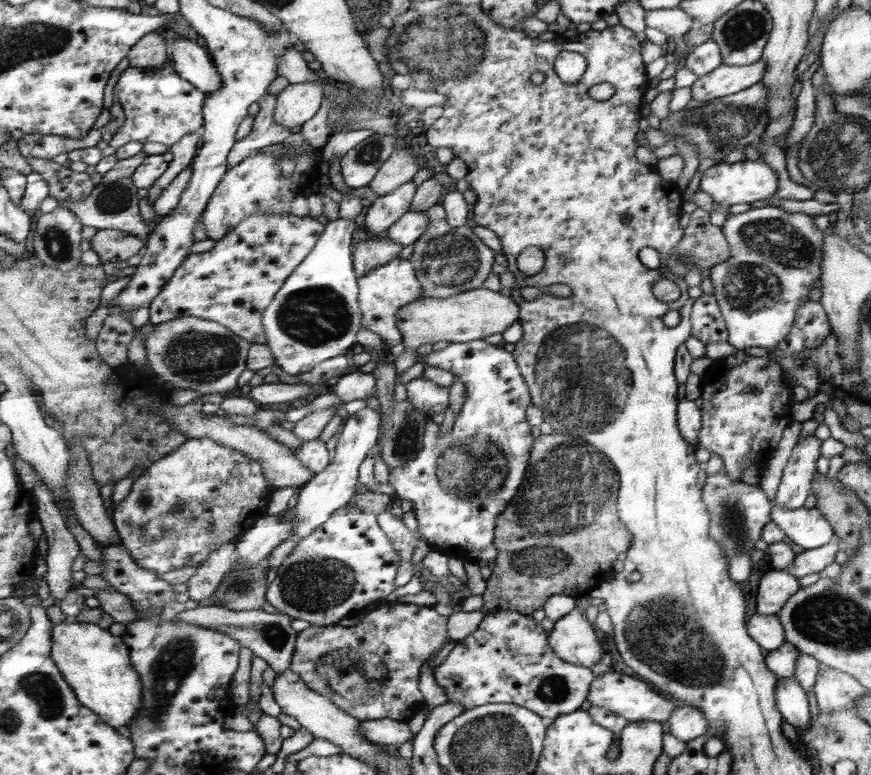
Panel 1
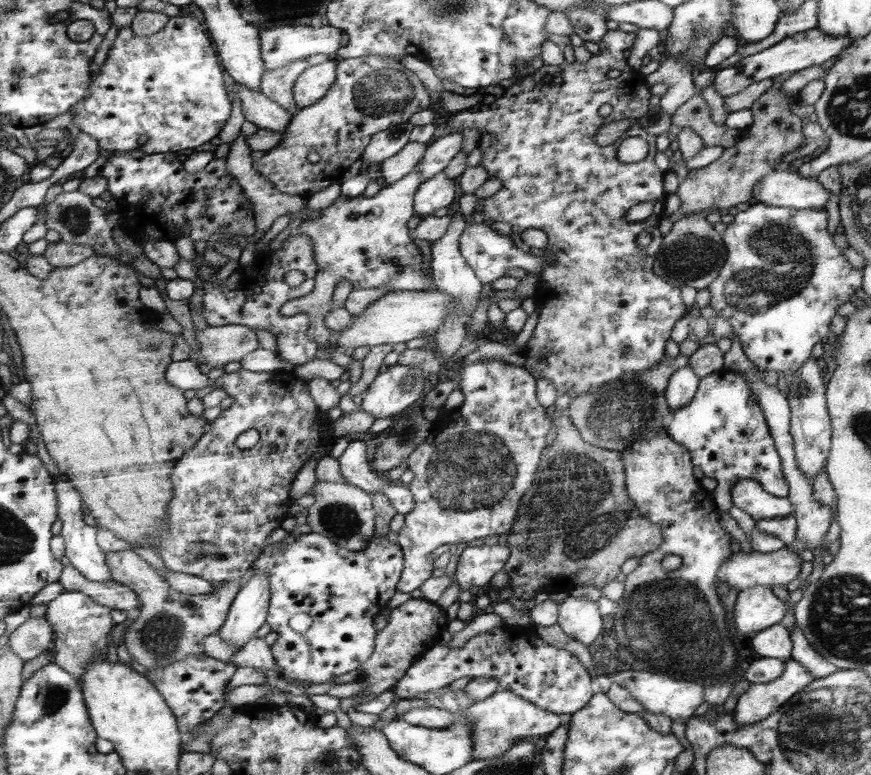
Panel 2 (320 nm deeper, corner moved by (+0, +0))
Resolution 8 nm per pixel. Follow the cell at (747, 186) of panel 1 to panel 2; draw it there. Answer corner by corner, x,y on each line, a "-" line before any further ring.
776,168
768,177
758,182
753,197
768,206
825,211
828,194
829,191
817,178
806,178
798,172

